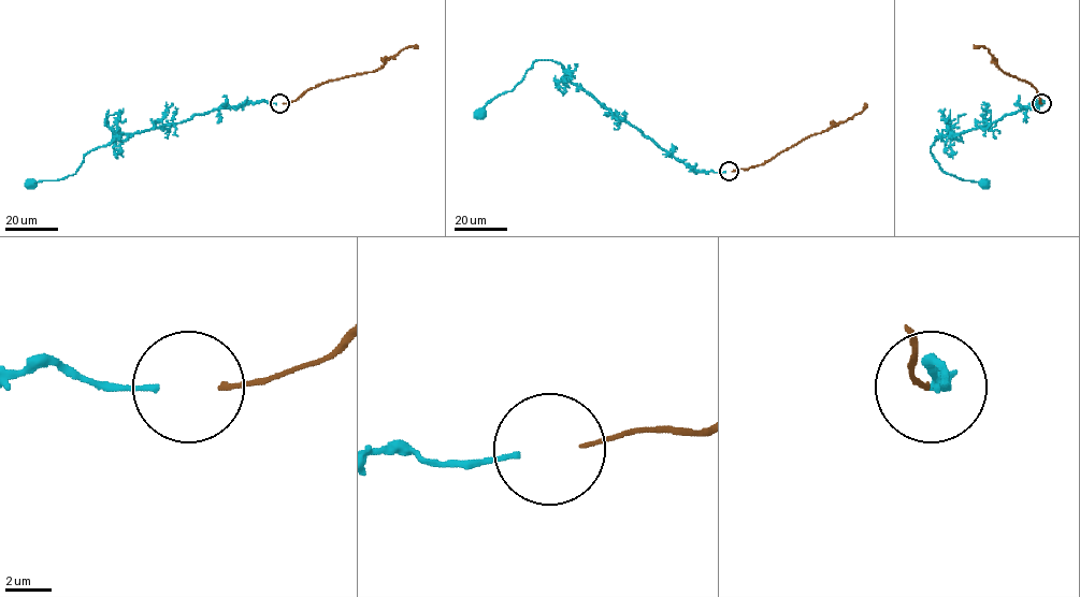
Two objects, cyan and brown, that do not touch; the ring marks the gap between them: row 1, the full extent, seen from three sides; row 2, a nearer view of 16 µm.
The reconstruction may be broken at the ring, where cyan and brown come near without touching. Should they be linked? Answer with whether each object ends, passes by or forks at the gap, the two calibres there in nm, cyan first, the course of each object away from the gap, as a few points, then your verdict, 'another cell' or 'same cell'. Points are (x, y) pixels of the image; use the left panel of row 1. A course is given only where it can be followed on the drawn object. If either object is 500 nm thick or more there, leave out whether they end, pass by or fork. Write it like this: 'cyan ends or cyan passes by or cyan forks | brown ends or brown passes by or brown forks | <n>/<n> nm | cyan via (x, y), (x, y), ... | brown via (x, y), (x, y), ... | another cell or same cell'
cyan ends | brown ends | 240/200 nm | cyan via (276, 103), (264, 101), (222, 106), (196, 113), (178, 124), (120, 133), (86, 154), (74, 174), (31, 184) | brown via (283, 103), (296, 100), (321, 83), (376, 70), (402, 49), (415, 44) | same cell

